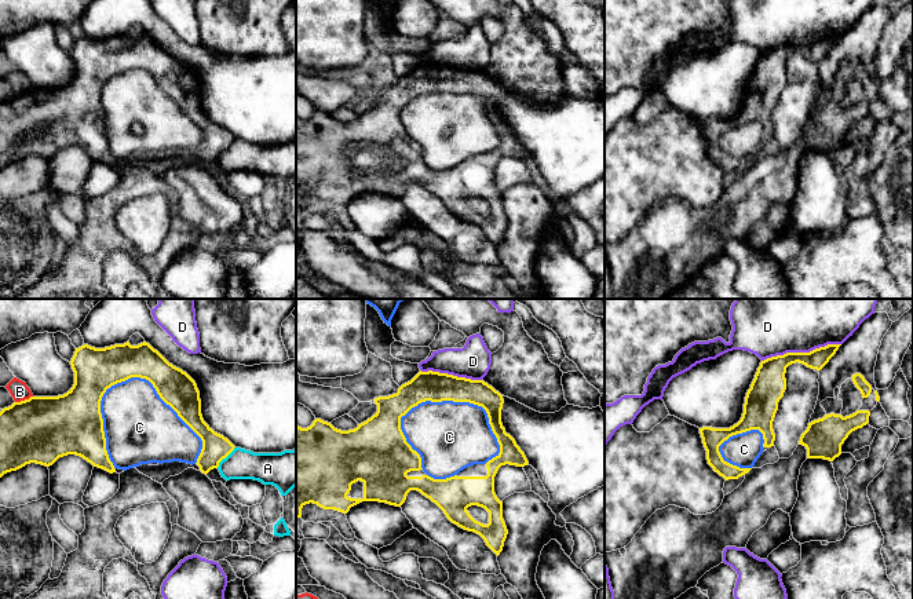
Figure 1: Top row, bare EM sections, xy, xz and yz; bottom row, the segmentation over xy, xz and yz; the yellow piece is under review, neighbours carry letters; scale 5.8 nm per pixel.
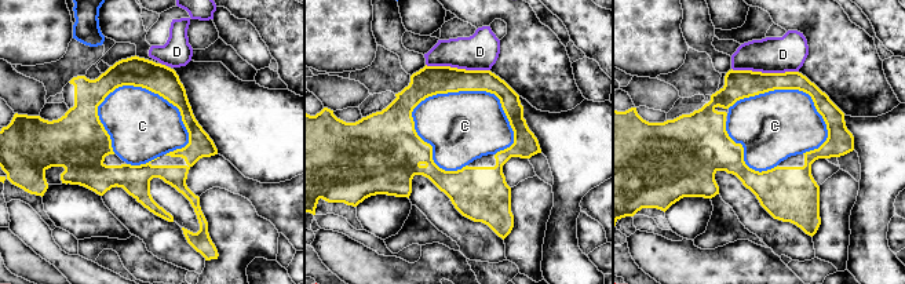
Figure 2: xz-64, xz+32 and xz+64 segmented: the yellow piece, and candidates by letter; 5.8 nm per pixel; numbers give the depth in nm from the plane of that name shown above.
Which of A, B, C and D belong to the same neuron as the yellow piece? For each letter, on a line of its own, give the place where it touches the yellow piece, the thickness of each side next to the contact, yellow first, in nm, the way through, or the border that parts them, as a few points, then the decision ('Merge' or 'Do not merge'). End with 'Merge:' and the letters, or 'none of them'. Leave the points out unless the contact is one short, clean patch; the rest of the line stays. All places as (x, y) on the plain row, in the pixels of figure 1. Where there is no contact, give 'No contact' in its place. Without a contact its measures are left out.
A: Touches yellow at xy (225, 149). Thickness 160 nm (yellow) against 180 nm. Boundary: xy (234, 138), (216, 159). Do not merge
B: Touches yellow at xy (25, 91). Thickness 380 nm (yellow) against 110 nm. Boundary: xy (32, 87), (15, 94). Do not merge
C: Touches yellow at xy (163, 91). Thickness 220 nm (yellow) against 420 nm. Do not merge
D: Touches yellow at yz (800, 44). Thickness 190 nm (yellow) against 280 nm. Do not merge
Merge: none of them

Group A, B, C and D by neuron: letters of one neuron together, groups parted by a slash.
A / B / C / D

